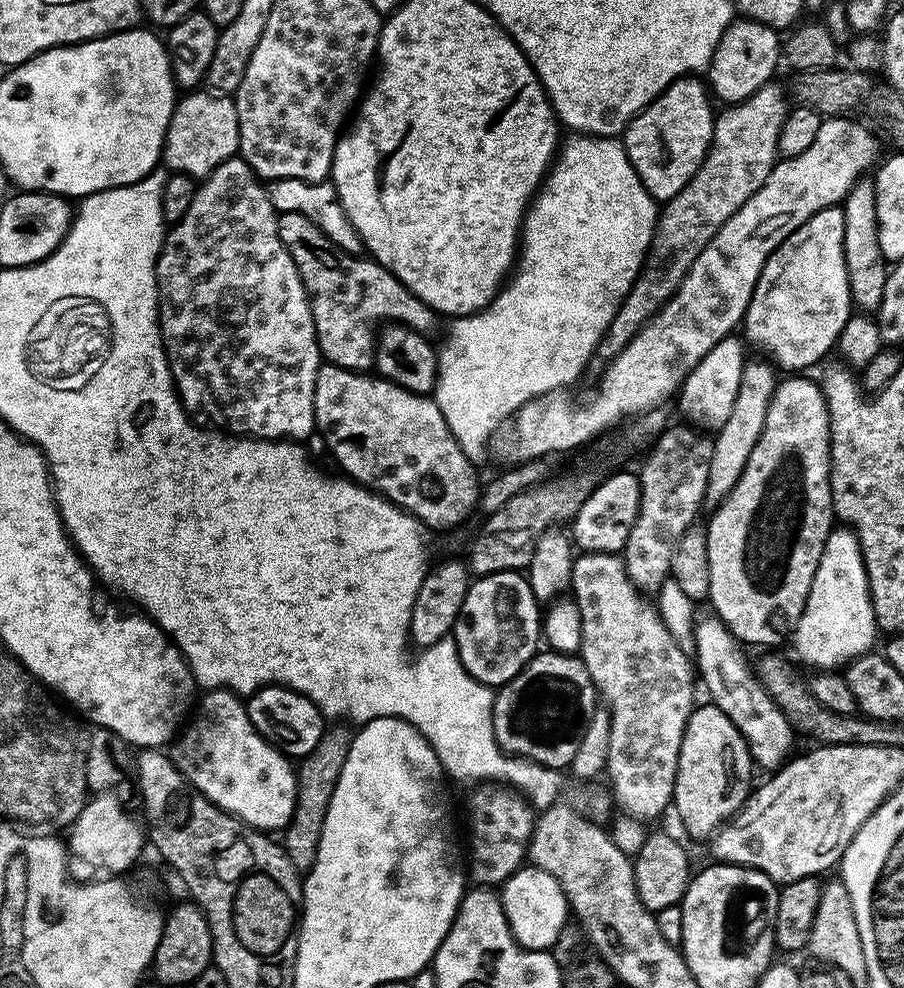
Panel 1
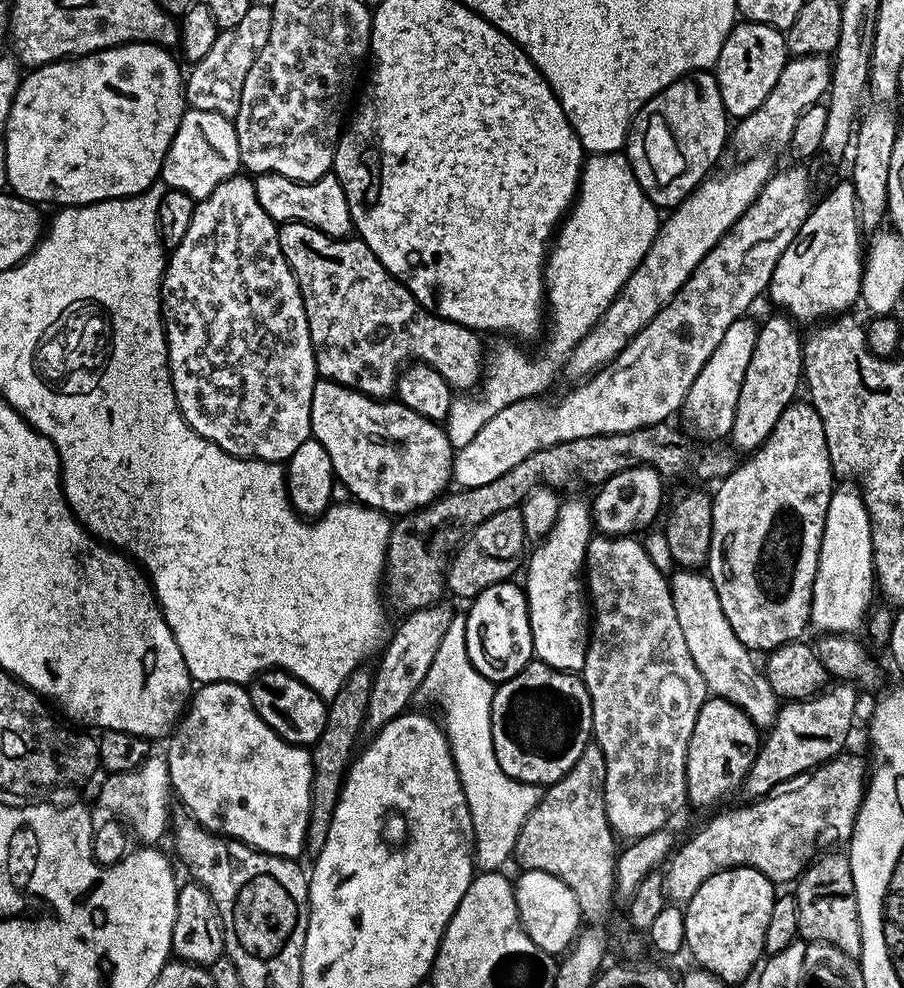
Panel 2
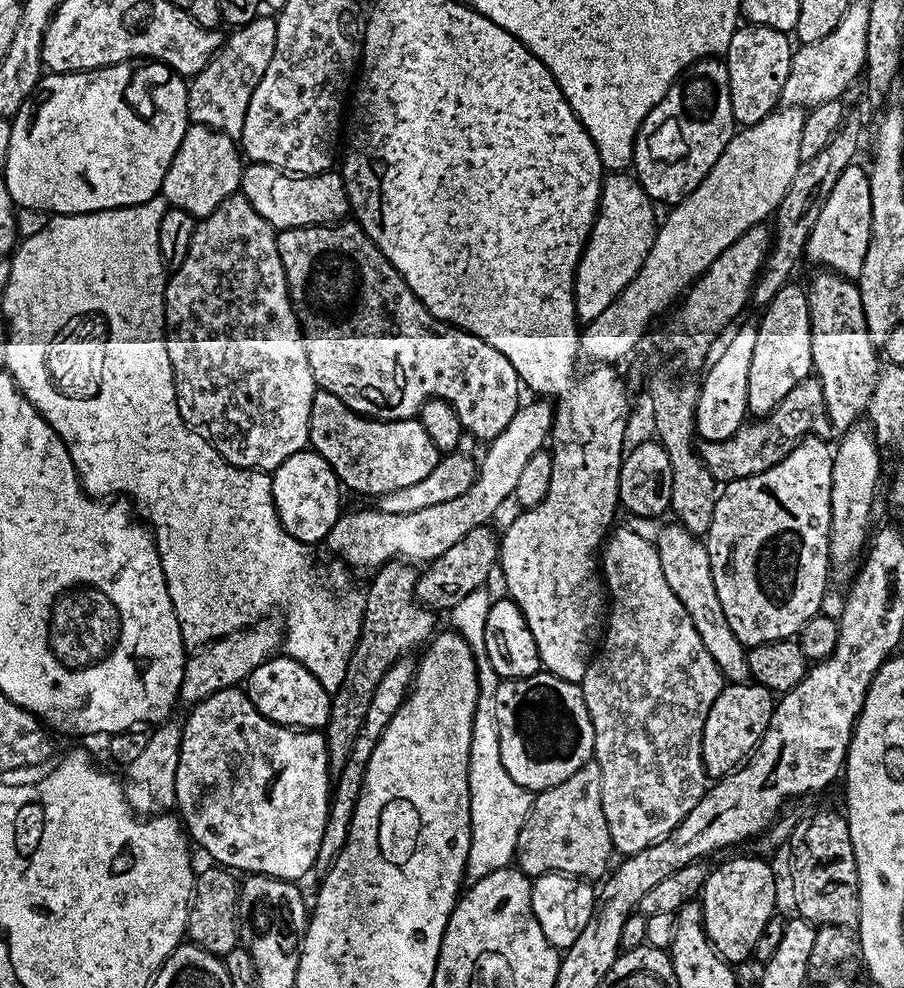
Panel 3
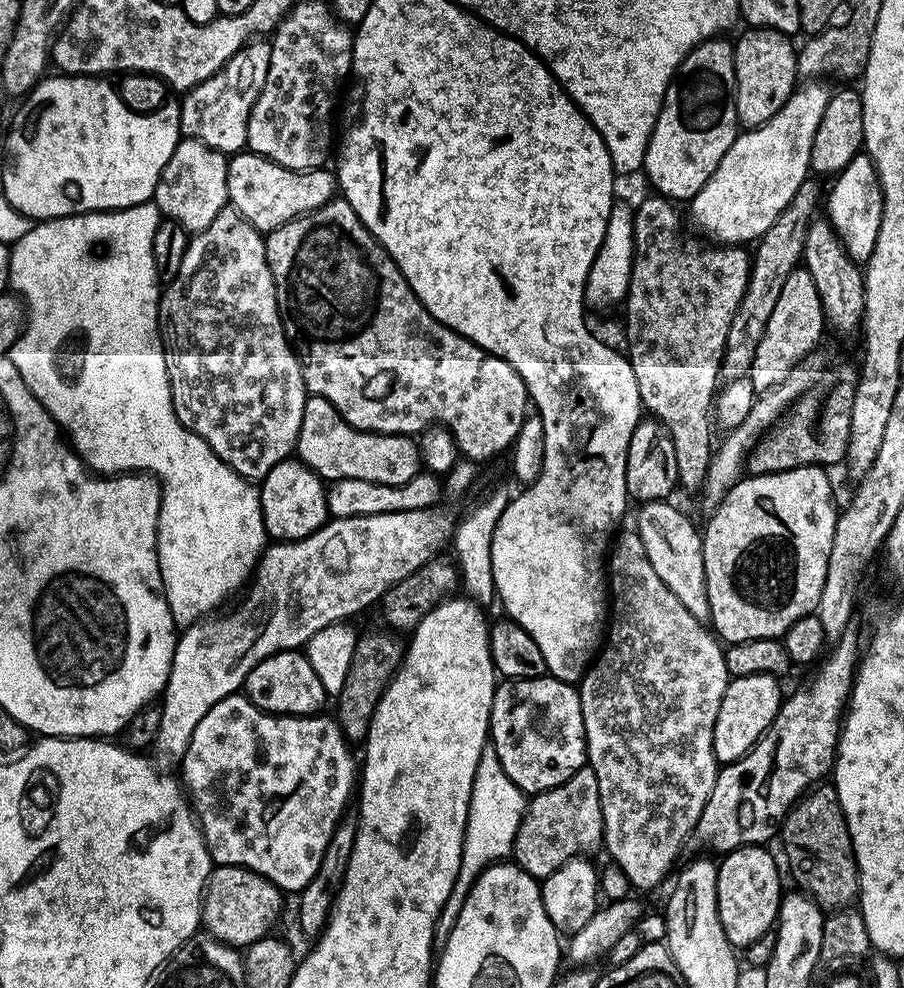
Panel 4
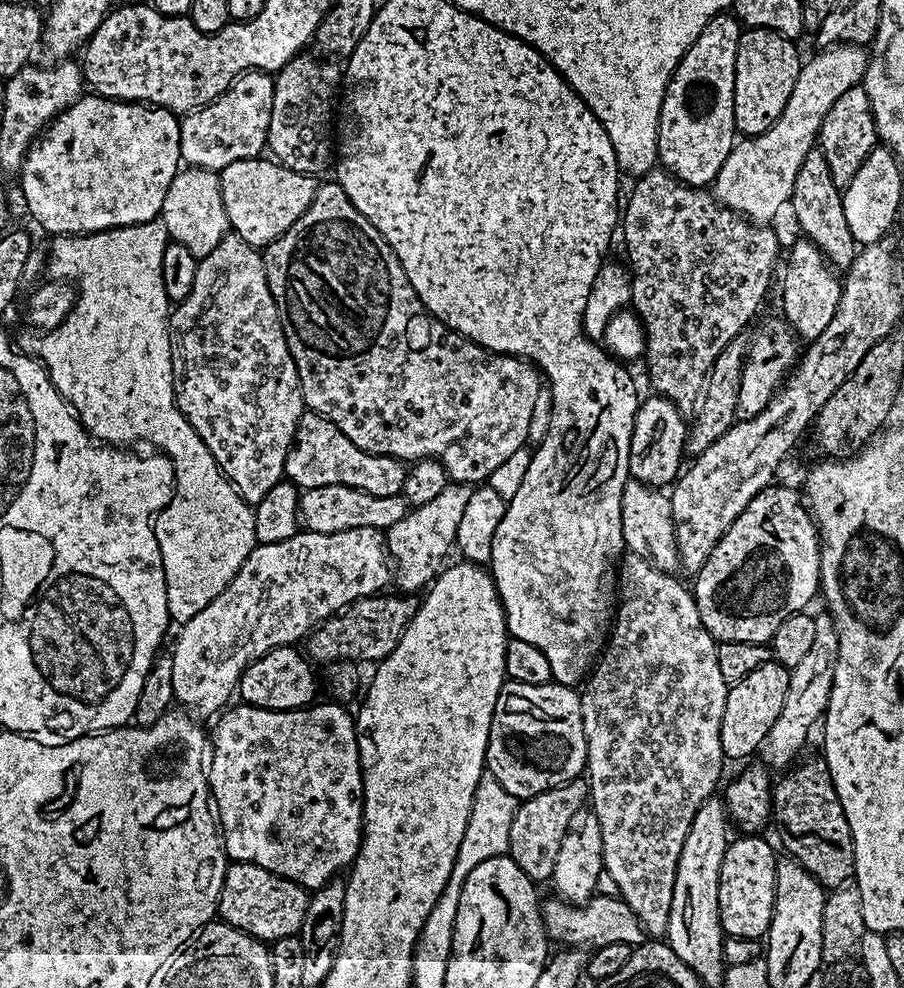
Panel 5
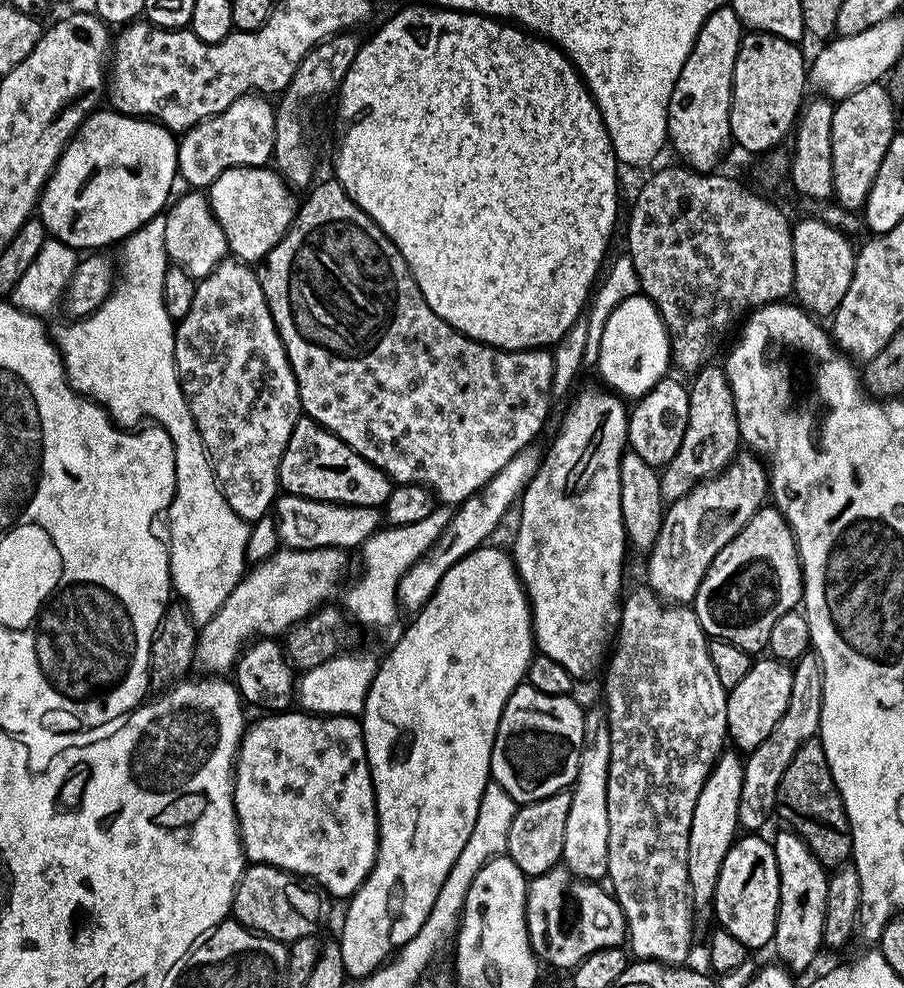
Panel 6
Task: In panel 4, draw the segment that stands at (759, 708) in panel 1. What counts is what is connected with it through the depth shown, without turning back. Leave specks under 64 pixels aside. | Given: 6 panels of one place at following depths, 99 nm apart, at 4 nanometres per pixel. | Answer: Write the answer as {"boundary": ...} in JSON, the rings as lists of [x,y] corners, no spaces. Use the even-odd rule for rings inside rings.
{"boundary":[[[649,500],[639,505],[640,513],[636,516],[634,531],[642,538],[642,546],[646,546],[646,558],[650,558],[650,566],[654,566],[654,574],[670,586],[674,598],[694,614],[701,622],[711,621],[710,602],[708,601],[708,591],[706,590],[706,570],[704,569],[704,541],[701,529],[696,528],[696,524],[680,508],[675,508],[672,502],[663,500]]]}

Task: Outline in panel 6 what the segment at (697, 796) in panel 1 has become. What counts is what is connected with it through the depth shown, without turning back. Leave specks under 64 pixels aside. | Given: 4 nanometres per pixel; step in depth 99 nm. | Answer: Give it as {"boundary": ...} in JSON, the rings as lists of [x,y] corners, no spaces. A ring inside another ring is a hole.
{"boundary":[[[775,658],[757,659],[752,665],[750,674],[738,682],[738,686],[730,689],[726,706],[726,722],[728,723],[727,739],[737,744],[737,749],[751,750],[762,743],[778,726],[782,714],[786,714],[786,706],[790,702],[792,689],[792,668],[785,661]]]}

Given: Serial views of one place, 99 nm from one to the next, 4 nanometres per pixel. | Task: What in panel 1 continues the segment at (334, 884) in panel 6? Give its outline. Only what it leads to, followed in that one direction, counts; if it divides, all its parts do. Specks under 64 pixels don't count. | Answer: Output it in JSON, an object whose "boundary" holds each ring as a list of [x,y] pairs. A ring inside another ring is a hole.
{"boundary":[[[208,690],[203,695],[201,700],[199,697],[198,707],[195,709],[196,717],[194,712],[171,745],[170,755],[177,770],[192,783],[197,792],[214,802],[214,806],[218,806],[223,812],[237,816],[249,828],[259,828],[260,831],[269,834],[279,833],[287,828],[296,805],[297,769],[293,761],[283,752],[279,752],[269,740],[265,740],[262,734],[258,734],[248,717],[245,701],[237,693]]]}

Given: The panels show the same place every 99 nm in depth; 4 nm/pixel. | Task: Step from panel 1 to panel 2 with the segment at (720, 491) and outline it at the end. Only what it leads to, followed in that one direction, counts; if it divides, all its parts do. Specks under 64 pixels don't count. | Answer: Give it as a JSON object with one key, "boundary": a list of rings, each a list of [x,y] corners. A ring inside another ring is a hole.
{"boundary":[[[776,315],[780,316],[772,316],[765,324],[759,325],[754,354],[750,366],[746,366],[742,390],[738,390],[738,410],[734,410],[730,444],[744,454],[755,452],[767,440],[778,418],[782,418],[784,411],[797,399],[796,391],[802,388],[805,357],[802,332],[800,336],[796,329],[799,327],[787,315]]]}

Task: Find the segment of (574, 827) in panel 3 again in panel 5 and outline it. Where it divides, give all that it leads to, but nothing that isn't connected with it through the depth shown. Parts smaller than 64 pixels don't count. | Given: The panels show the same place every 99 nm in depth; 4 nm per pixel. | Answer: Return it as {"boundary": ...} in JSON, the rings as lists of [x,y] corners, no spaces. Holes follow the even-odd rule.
{"boundary":[[[577,778],[532,796],[517,807],[514,822],[510,822],[510,842],[507,855],[533,882],[547,881],[554,870],[562,838],[566,838],[574,814],[578,814],[589,803],[587,783]]]}

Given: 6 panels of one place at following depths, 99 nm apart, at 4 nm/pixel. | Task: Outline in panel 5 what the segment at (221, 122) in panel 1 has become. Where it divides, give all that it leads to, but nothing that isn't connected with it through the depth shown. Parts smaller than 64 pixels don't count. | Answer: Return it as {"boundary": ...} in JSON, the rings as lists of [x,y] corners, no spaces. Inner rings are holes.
{"boundary":[[[181,167],[166,190],[159,219],[164,221],[169,237],[186,246],[190,254],[198,258],[210,254],[210,250],[214,250],[214,246],[218,246],[218,242],[230,232],[219,175],[210,168]]]}

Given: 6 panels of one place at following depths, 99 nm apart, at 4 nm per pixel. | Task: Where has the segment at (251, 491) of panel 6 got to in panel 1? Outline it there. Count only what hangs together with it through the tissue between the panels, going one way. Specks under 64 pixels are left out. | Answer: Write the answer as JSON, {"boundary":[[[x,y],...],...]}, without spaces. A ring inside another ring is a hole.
{"boundary":[[[233,158],[224,160],[215,170],[206,177],[203,177],[202,183],[197,187],[194,194],[194,202],[190,202],[190,210],[186,210],[186,214],[180,220],[175,221],[167,229],[164,244],[160,247],[160,256],[156,259],[156,295],[158,297],[158,323],[160,326],[160,336],[164,339],[164,355],[168,357],[169,365],[172,369],[172,381],[176,383],[176,391],[180,397],[180,403],[184,405],[185,412],[197,425],[211,426],[216,430],[223,430],[228,434],[239,434],[244,438],[259,438],[261,440],[291,440],[293,442],[307,441],[308,437],[313,435],[316,428],[316,415],[314,414],[314,386],[316,385],[316,375],[322,363],[320,347],[316,341],[316,327],[314,326],[314,318],[312,317],[312,306],[308,302],[308,292],[304,288],[302,278],[296,269],[294,258],[290,258],[290,254],[286,250],[286,246],[282,242],[282,238],[278,234],[277,211],[268,197],[268,189],[262,183],[259,176],[253,172],[251,166],[244,160]]]}

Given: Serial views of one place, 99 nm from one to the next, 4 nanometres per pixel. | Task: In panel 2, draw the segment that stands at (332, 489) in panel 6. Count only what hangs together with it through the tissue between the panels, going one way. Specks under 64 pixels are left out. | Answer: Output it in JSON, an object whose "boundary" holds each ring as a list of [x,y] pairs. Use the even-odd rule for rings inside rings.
{"boundary":[[[317,379],[314,386],[314,394],[310,398],[310,422],[312,423],[311,439],[322,442],[322,446],[326,446],[326,454],[330,454],[330,462],[332,468],[336,472],[337,481],[341,485],[345,484],[350,491],[353,492],[355,499],[359,503],[376,509],[377,512],[385,514],[407,514],[416,512],[420,508],[425,508],[427,504],[432,504],[435,500],[439,500],[441,496],[449,491],[448,484],[453,483],[452,479],[452,458],[454,455],[454,445],[450,439],[449,433],[444,432],[439,423],[435,420],[427,420],[422,414],[418,414],[414,410],[410,410],[406,405],[397,402],[392,398],[377,398],[375,396],[367,396],[364,392],[359,392],[353,388],[342,386],[333,380]]]}

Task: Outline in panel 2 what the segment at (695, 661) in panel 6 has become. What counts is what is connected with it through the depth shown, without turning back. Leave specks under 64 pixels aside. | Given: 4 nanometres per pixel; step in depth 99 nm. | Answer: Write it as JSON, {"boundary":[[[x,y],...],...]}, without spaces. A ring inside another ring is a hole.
{"boundary":[[[632,534],[593,535],[584,559],[586,592],[590,597],[591,615],[592,612],[596,615],[596,621],[593,619],[590,624],[582,679],[590,694],[594,743],[606,758],[604,805],[608,825],[620,838],[645,836],[663,828],[680,807],[685,807],[688,799],[686,754],[690,734],[694,734],[698,710],[702,710],[710,696],[702,670],[698,670],[690,656],[682,626],[678,626],[669,577],[660,573],[651,554],[636,539]]]}

